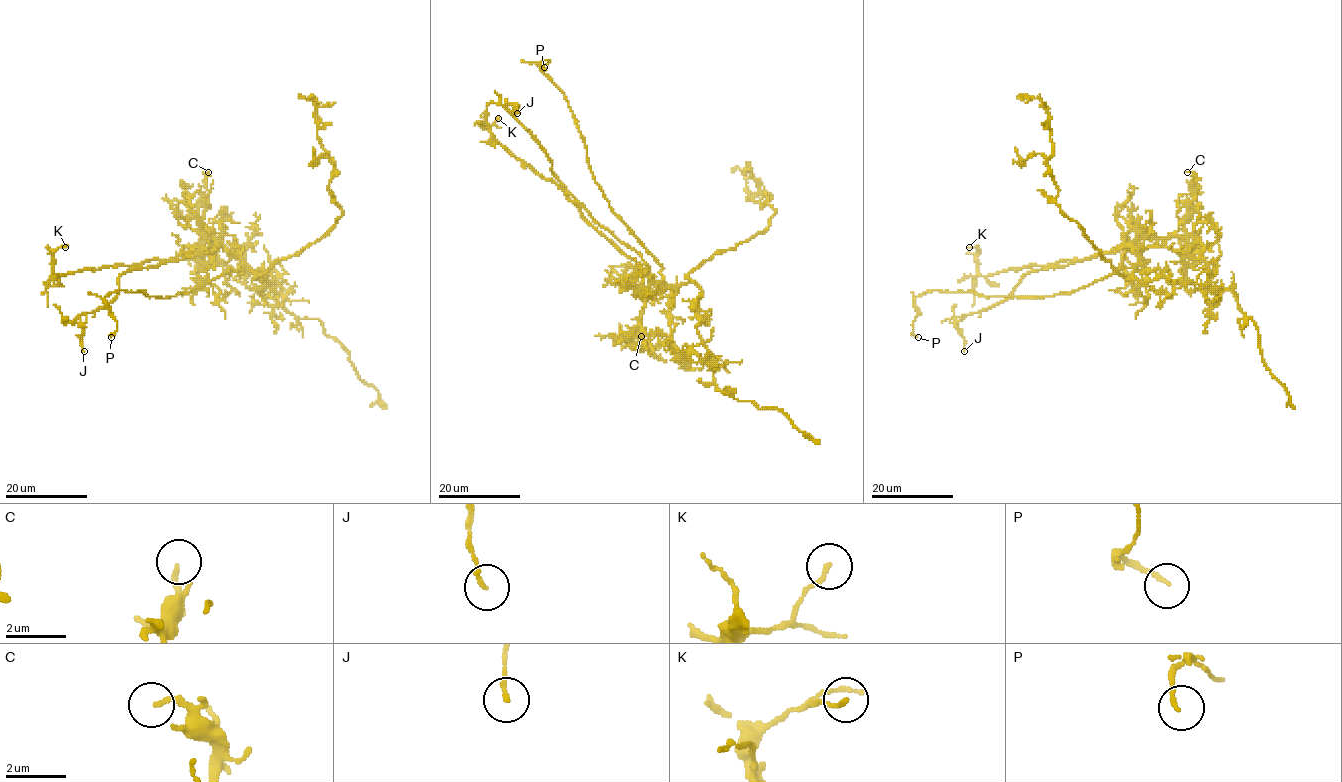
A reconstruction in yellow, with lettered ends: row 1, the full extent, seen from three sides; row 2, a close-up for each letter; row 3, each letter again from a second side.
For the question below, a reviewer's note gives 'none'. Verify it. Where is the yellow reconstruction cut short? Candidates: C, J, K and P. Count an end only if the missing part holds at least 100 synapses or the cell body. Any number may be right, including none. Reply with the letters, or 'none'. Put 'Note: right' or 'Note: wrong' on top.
Note: right
none

